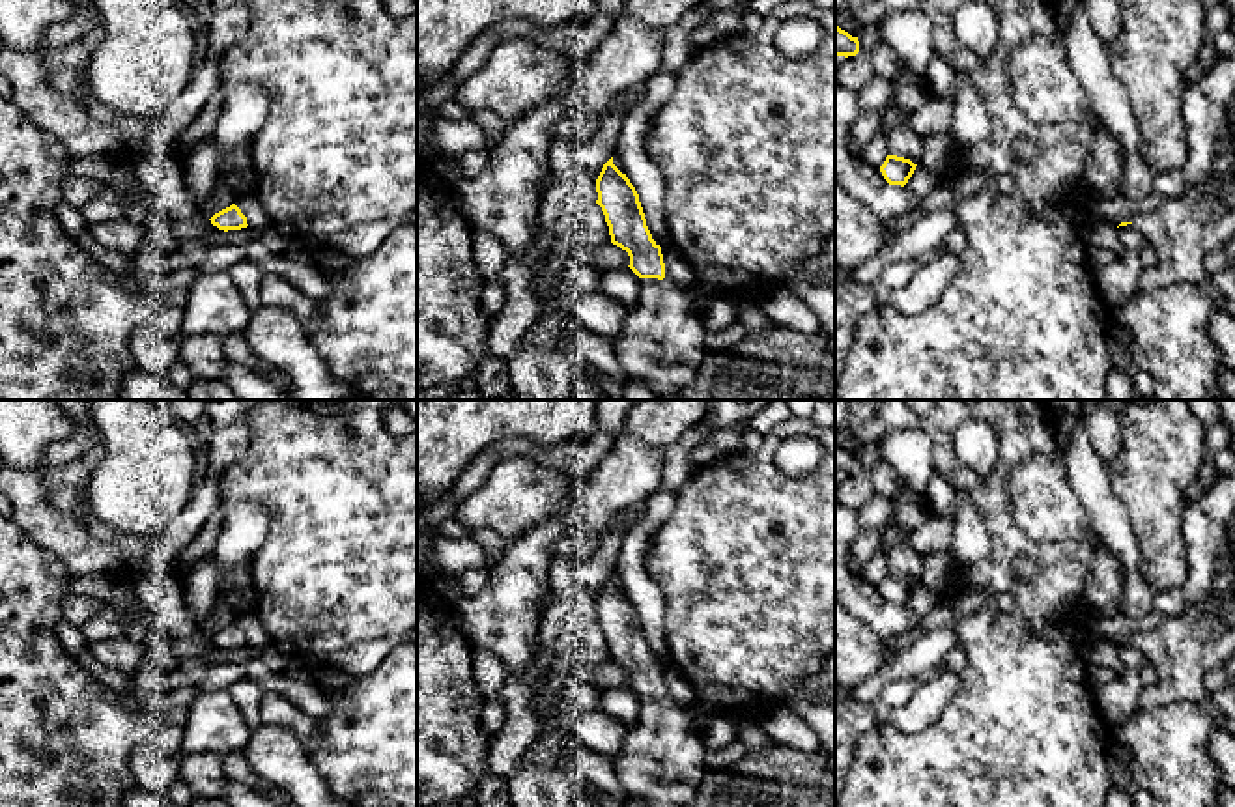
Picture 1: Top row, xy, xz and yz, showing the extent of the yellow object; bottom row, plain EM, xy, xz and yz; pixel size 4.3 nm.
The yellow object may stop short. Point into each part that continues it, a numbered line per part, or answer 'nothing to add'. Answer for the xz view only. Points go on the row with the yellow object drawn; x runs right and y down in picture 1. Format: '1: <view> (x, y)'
1: xz (662, 342)

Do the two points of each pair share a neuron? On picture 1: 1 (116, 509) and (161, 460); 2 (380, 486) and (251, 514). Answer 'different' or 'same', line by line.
1: same
2: different

